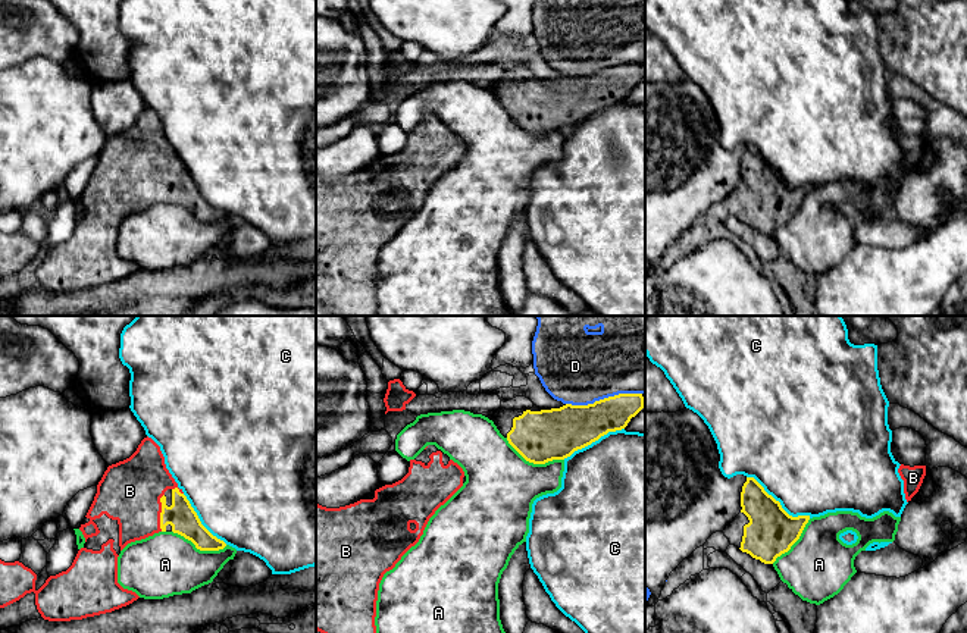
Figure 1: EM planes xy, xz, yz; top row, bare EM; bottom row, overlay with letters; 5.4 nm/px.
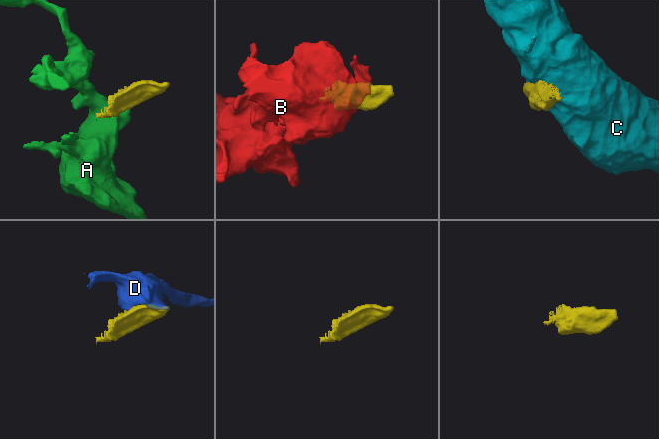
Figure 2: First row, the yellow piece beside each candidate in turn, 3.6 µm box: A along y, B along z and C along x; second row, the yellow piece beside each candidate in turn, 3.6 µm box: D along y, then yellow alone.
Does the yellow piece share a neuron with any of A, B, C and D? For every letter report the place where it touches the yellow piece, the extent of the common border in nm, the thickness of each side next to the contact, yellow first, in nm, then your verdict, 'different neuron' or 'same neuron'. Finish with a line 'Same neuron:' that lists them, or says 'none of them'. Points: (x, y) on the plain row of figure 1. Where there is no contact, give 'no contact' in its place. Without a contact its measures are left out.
A: contact xz (534, 134); length 340 nm; calibres 280 and 400 nm; different neuron
B: contact xy (160, 184); length 200 nm; calibres 160 and 340 nm; same neuron
C: contact yz (779, 174); length 420 nm; calibres 260 and 500 nm; different neuron
D: contact xz (604, 69); length 420 nm; calibres 260 and 420 nm; different neuron
Same neuron: B

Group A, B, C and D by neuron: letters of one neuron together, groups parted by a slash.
A D / B / C

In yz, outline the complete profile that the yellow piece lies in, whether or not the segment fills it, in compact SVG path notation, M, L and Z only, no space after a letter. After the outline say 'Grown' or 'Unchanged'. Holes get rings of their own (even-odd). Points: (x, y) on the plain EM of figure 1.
M754 150L741 163L741 184L723 201L730 216L764 235L773 235L799 210L810 187L789 187Z. Grown

